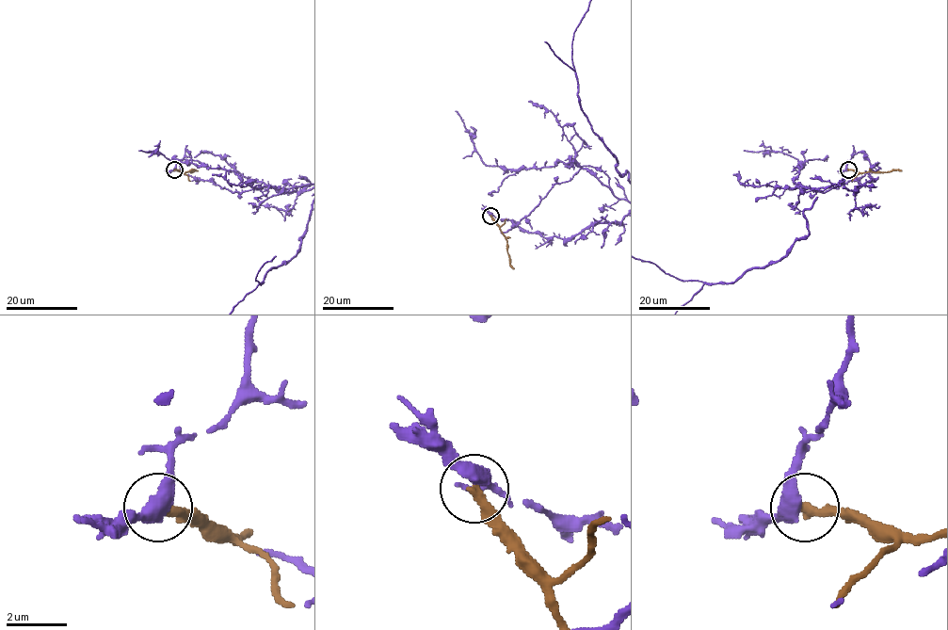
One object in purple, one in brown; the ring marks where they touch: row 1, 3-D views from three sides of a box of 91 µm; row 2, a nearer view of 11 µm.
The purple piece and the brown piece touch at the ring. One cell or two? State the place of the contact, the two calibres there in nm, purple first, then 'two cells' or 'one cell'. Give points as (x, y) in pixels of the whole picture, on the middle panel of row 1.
(490, 216) | 440/320 nm | two cells

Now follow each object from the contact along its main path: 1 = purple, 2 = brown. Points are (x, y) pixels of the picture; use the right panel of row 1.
1: (847, 169), (862, 152), (871, 179), (821, 193), (780, 259), (705, 283)
2: (848, 169), (859, 172), (902, 170)

